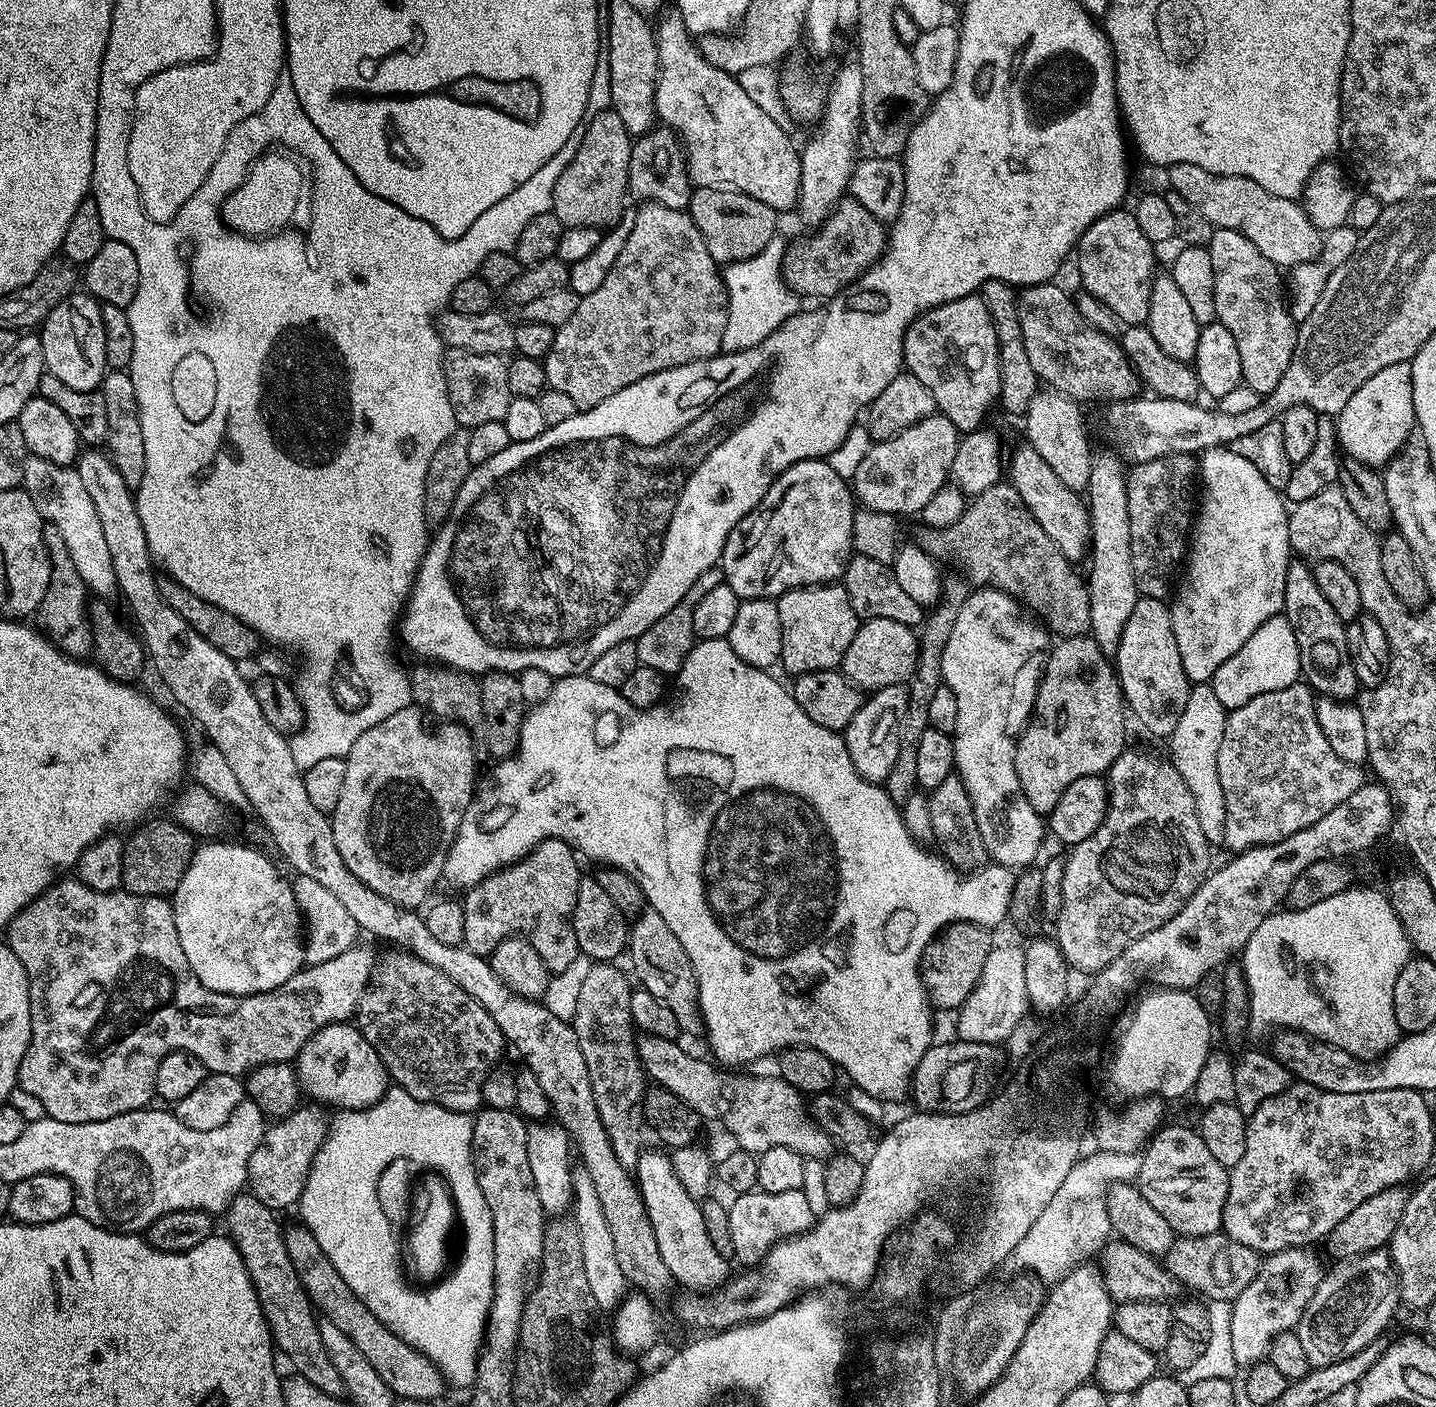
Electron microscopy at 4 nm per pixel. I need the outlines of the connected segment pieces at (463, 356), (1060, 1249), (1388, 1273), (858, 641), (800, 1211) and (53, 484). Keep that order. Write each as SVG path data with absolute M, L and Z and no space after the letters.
M448 348L444 357L444 373L457 425L471 430L474 426L482 426L482 422L498 422L506 418L506 410L510 407L513 395L508 377L508 360L505 357L494 354L474 354L465 348Z
M1102 1150L1092 1152L1077 1160L1053 1200L1042 1210L1041 1217L1030 1226L1026 1238L1022 1238L1008 1255L1006 1268L1016 1272L1012 1274L1035 1274L1045 1285L1051 1286L1081 1264L1091 1261L1108 1243L1113 1235L1108 1194L1117 1184L1129 1184L1139 1179L1141 1155Z
M1387 1251L1368 1252L1351 1262L1340 1262L1316 1287L1314 1298L1306 1306L1294 1331L1306 1350L1312 1368L1330 1366L1358 1354L1366 1346L1377 1343L1388 1328L1396 1304L1401 1303L1400 1290L1392 1261Z
M890 618L864 620L854 634L854 642L846 646L842 673L852 685L871 694L886 686L907 684L916 669L916 659L920 653L917 633L902 622Z
M755 1190L737 1195L733 1200L728 1208L730 1235L734 1241L734 1257L737 1261L741 1260L744 1266L759 1265L774 1245L799 1236L801 1232L809 1232L818 1219L801 1190L786 1190L782 1194Z
M29 455L22 478L24 492L30 494L30 502L34 502L45 524L58 526L58 534L66 538L66 550L70 550L70 558L74 558L74 566L78 566L78 574L82 574L82 582L89 593L100 598L115 597L118 589L114 562L106 547L106 537L102 535L102 522L98 522L98 510L94 510L94 501L86 494L86 486L82 486L82 478L78 478L75 467Z

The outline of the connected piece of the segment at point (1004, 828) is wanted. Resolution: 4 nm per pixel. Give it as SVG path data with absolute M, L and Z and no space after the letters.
M982 588L969 594L954 622L954 630L950 630L946 650L942 650L944 683L954 690L954 698L958 702L958 726L951 733L955 771L970 794L974 822L978 826L978 834L982 834L984 849L995 863L1013 870L1031 865L1046 837L1046 824L1041 813L1036 812L1034 806L1026 802L1026 794L1022 794L1022 786L1014 770L1014 754L1016 741L1032 715L1032 705L1036 702L1036 690L1040 686L1049 651L1050 633L1043 623L1033 619L1021 601L996 588Z

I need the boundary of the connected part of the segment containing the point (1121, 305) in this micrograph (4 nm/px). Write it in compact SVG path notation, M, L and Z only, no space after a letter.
M1123 207L1115 208L1112 212L1107 212L1102 218L1098 218L1082 234L1082 238L1076 243L1074 249L1074 261L1076 268L1080 271L1080 280L1083 291L1089 292L1098 300L1105 304L1118 316L1124 326L1134 324L1144 324L1150 314L1150 290L1152 281L1158 275L1156 269L1157 249L1142 234L1142 229L1138 227L1138 218L1135 211L1124 212Z

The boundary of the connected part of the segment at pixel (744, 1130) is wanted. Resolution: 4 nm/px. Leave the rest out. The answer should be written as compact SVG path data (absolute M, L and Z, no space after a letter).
M641 1035L636 1049L649 1081L670 1090L670 1094L678 1094L678 1098L682 1098L682 1102L686 1102L686 1106L693 1108L705 1121L721 1120L741 1149L759 1154L774 1150L774 1146L786 1146L799 1156L813 1160L824 1160L833 1155L832 1137L813 1120L802 1093L784 1079L773 1075L735 1080L715 1063L707 1064L691 1056L680 1042L657 1036Z

